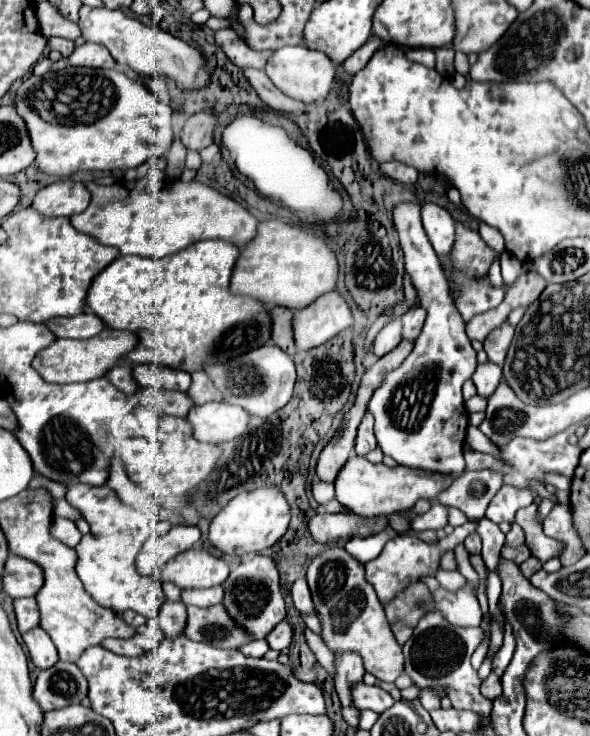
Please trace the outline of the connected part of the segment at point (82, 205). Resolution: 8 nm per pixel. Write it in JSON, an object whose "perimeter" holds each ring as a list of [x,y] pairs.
{"perimeter":[[[58,180],[42,188],[32,206],[44,216],[72,216],[86,210],[90,204],[90,192],[82,182],[76,180]]]}

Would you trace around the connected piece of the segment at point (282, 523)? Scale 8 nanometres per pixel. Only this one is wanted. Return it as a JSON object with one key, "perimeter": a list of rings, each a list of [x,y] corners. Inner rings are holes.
{"perimeter":[[[264,486],[252,492],[242,492],[232,502],[228,502],[226,508],[220,510],[220,514],[212,520],[210,542],[226,554],[242,556],[250,552],[260,552],[264,548],[270,548],[286,534],[290,518],[290,504],[284,492],[276,486]]]}

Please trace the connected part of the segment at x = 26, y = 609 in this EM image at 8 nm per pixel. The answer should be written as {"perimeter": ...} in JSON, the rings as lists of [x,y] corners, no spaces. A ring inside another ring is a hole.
{"perimeter":[[[32,596],[30,598],[16,598],[14,600],[14,614],[16,614],[16,622],[18,622],[20,632],[26,632],[26,630],[38,626],[38,622],[40,622],[38,604]]]}

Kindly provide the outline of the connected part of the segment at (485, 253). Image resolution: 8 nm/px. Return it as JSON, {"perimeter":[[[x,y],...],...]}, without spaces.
{"perimeter":[[[456,224],[456,228],[456,250],[452,250],[452,254],[456,254],[456,262],[460,262],[472,278],[484,278],[496,252],[480,238],[476,230],[470,230],[464,224]]]}

